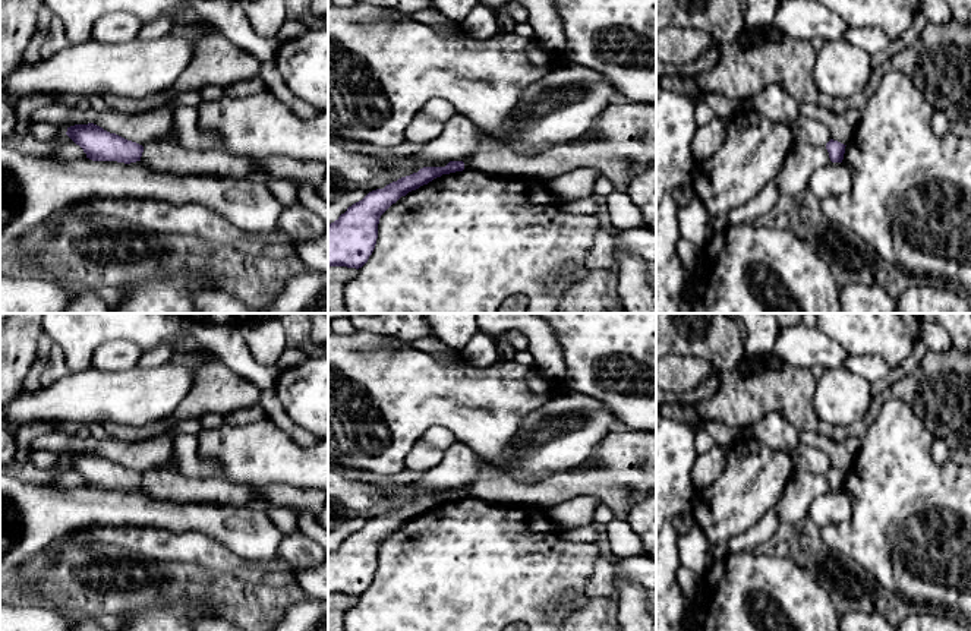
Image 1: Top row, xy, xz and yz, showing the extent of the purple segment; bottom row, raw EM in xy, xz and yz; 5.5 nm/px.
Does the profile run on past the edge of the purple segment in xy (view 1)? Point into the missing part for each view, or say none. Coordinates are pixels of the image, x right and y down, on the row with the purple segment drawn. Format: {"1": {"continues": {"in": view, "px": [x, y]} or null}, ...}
{"1": {"continues": {"in": "xy", "px": [161, 155]}}}

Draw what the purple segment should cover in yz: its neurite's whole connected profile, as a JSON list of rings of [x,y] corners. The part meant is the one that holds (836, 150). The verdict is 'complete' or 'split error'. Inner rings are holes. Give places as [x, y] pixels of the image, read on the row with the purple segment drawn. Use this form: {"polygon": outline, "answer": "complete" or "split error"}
{"polygon": [[[830,139],[826,143],[826,149],[829,152],[829,158],[832,163],[842,163],[844,154],[845,154],[845,146],[847,145],[841,143],[838,141],[833,141],[833,139]]], "answer": "complete"}

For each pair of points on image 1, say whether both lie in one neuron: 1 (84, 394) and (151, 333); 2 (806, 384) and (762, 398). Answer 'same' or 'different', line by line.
1: different
2: same

